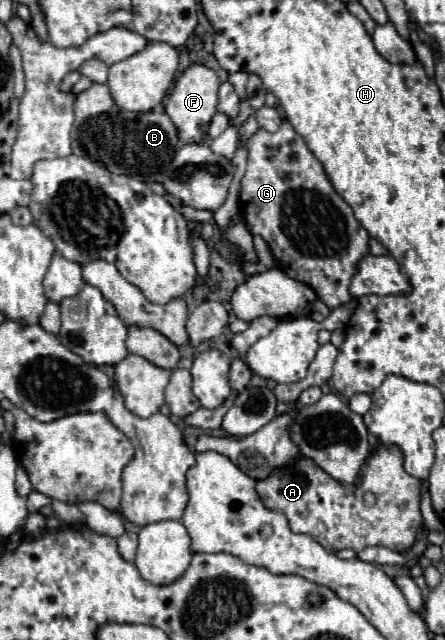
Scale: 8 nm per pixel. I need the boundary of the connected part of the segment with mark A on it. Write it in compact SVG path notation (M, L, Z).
M384 444L372 450L358 476L358 484L340 484L310 458L298 456L292 464L276 468L268 478L258 480L256 492L266 508L286 514L292 532L312 536L328 552L344 548L360 552L366 546L384 546L396 552L408 550L422 526L422 480L406 474L398 446Z

